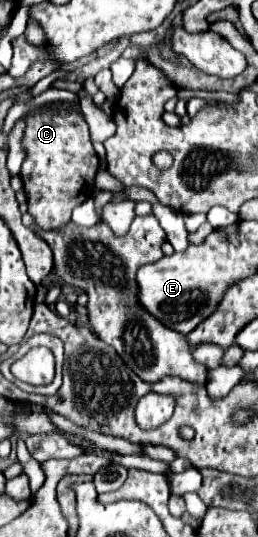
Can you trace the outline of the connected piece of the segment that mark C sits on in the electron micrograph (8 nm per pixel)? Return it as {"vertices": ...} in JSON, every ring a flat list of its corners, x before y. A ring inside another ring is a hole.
{"vertices":[[42,109,38,113,30,113,24,117,26,129,22,137,22,147,26,151,26,159,20,169,20,179,24,185,26,201,28,201,28,213,34,217,36,225,40,229,60,229,70,221,72,209,84,203,90,197,90,191,94,187,94,177,100,167,100,159,92,147,90,135,88,135,88,125,84,121,84,115,80,109]]}

